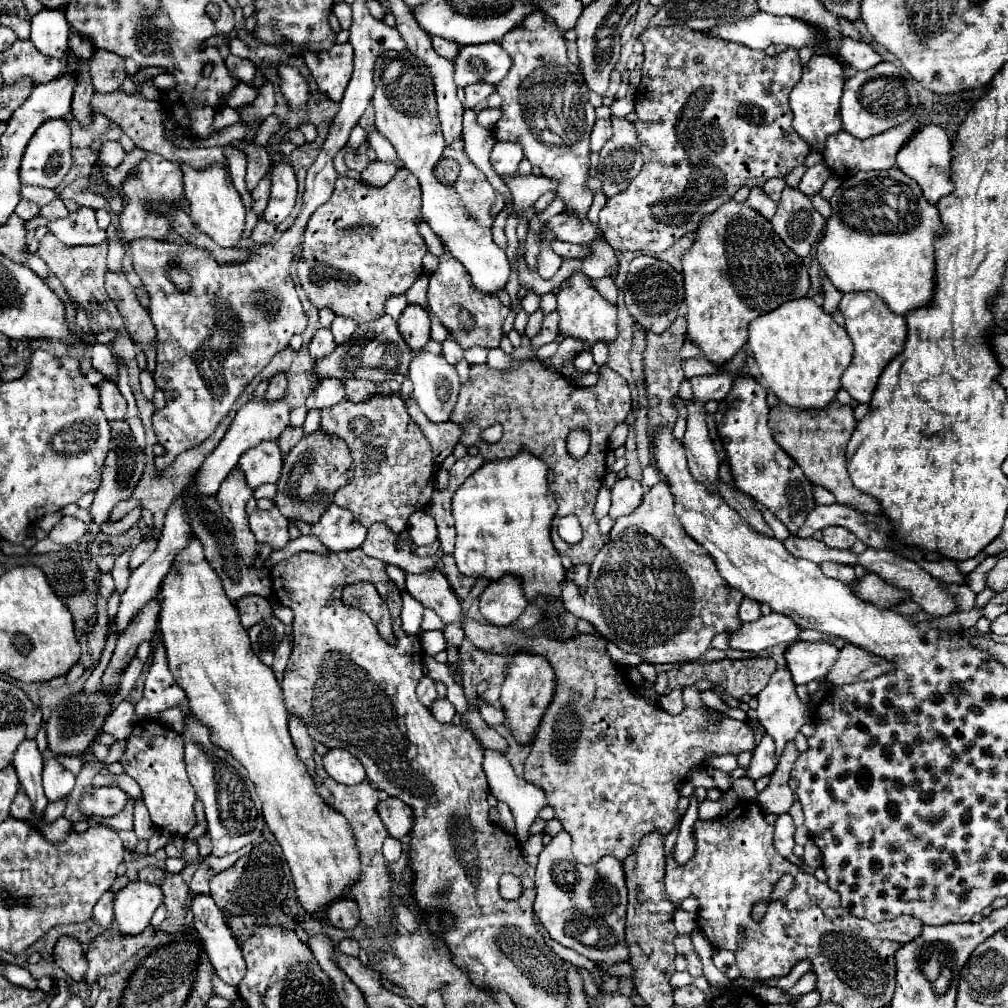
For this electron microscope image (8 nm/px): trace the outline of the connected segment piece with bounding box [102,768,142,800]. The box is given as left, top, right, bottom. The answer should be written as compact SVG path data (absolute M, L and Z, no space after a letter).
M106 768L102 770L102 774L104 774L104 776L112 776L112 778L116 780L116 784L118 784L118 786L120 786L120 788L122 788L122 790L128 794L128 796L132 796L134 800L142 800L140 786L138 786L138 784L136 784L132 778L128 778L126 774L122 774L122 776L114 776L114 774L110 774Z

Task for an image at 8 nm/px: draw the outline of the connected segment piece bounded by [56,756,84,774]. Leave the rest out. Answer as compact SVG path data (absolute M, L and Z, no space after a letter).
M56 756L72 774L78 774L80 770L82 770L82 766L84 766L84 762L80 760L80 758L74 758L74 756Z

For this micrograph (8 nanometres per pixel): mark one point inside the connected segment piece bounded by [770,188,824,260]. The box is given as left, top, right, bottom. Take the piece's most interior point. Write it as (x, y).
(796, 221)

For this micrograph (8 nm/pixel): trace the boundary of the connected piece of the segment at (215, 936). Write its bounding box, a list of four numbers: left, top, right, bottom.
[192,894,246,986]

